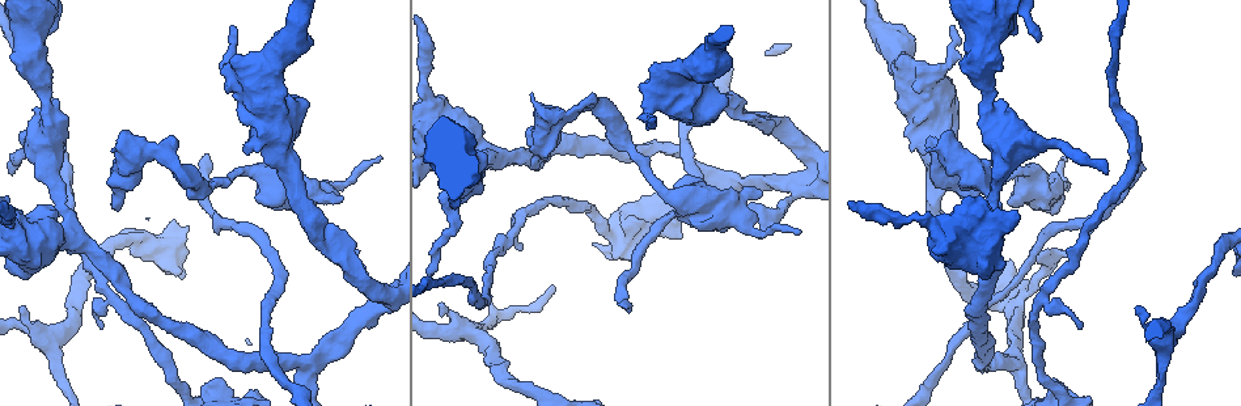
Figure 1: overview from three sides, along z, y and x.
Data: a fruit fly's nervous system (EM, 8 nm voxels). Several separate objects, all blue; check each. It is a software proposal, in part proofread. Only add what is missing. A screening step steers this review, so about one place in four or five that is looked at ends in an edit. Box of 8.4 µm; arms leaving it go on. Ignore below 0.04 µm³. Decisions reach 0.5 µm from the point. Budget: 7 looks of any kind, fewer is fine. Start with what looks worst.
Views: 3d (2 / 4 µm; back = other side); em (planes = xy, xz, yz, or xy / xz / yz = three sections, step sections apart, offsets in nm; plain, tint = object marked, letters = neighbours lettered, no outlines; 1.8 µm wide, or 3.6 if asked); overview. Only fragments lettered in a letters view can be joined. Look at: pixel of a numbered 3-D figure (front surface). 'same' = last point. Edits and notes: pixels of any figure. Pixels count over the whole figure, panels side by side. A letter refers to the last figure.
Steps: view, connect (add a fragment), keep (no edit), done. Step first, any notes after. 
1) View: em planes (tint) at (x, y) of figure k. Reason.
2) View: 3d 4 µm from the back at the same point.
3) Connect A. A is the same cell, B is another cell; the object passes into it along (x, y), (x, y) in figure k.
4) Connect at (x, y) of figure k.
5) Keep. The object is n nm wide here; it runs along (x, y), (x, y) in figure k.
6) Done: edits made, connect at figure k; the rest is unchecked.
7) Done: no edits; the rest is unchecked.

View: 3d 4 µm at (627, 306) of figure 1. Thin end.

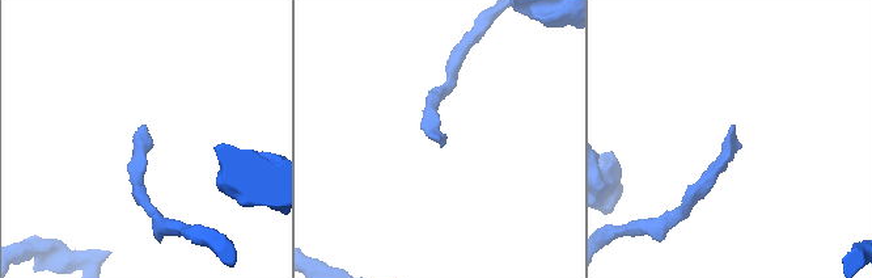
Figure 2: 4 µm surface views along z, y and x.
View: em yz step 16 (letters) at (437, 140) of figure 2.

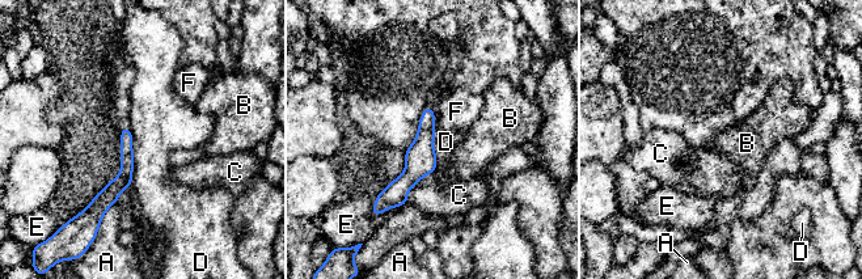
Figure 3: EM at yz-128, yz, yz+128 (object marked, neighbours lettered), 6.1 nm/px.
Connect F. F is the same cell, A, B, C, D and E are other cells; the object passes into it along (419, 156), (432, 118), (456, 111) in figure 3; it goes on there.

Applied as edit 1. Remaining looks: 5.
View: em planes (letters) at (60, 206) of figure 1. Sharp bend.

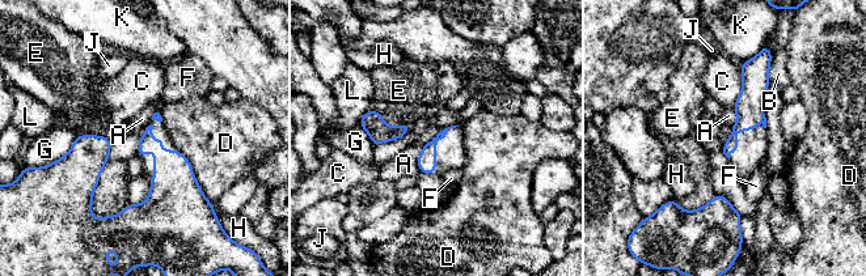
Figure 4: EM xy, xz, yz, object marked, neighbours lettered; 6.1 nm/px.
Keep. The object is 110 nm wide here; the longest contact is with D, 380 nm; A, B, C, D, E, F, G, H, J, K and L are other cells; no lettered fragment goes on from it.

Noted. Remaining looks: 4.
View: 3d 4 µm from the back at (757, 220) of figure 1. Thick end.

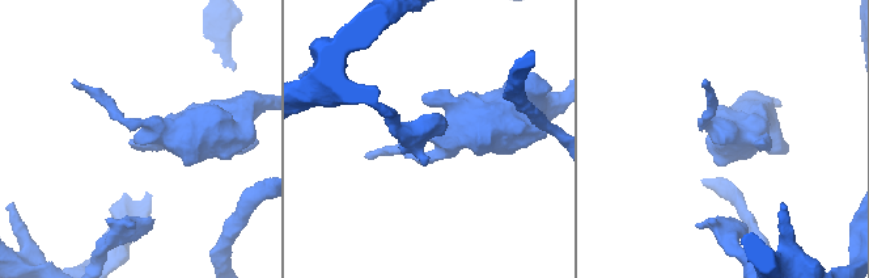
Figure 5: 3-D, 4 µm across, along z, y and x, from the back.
View: em planes (letters) at (137, 143) of figure 5.

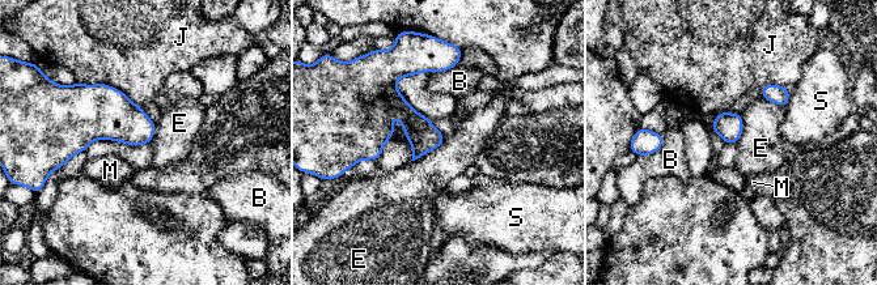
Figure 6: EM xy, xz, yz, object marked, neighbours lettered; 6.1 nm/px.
Keep. The longest contact is with J, 440 nm; B, E, J, M and S are other cells; it runs along (432, 62), (389, 83), (363, 156) in figure 6; no lettered fragment goes on from it.

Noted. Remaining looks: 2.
Done: edits made, connect at figure 3; the rest is unchecked.

